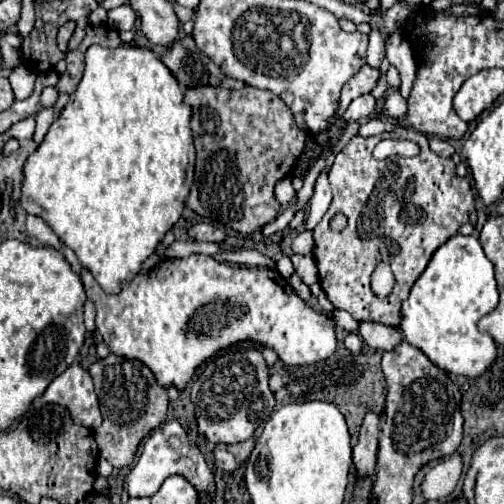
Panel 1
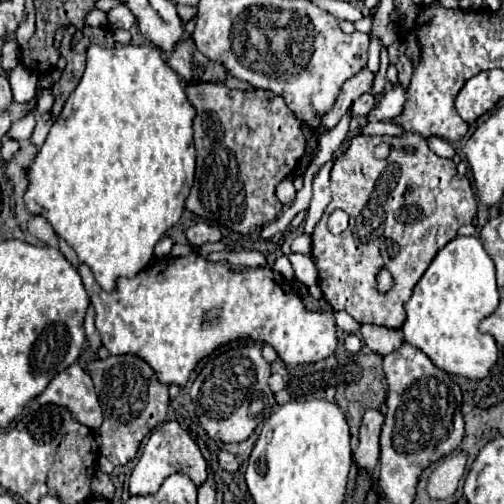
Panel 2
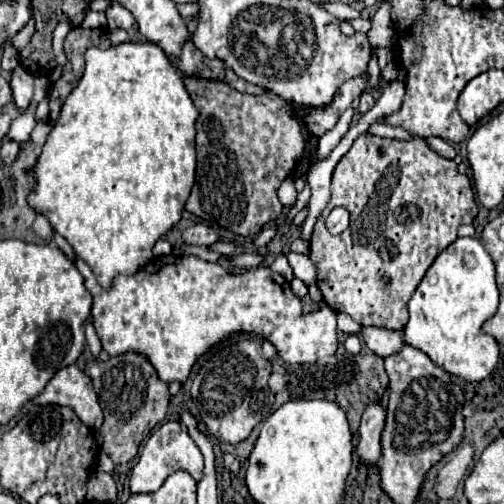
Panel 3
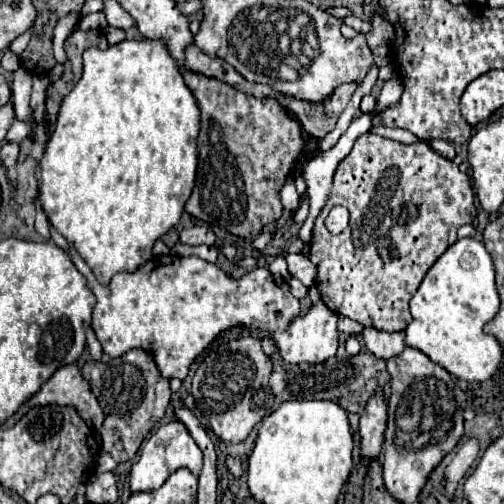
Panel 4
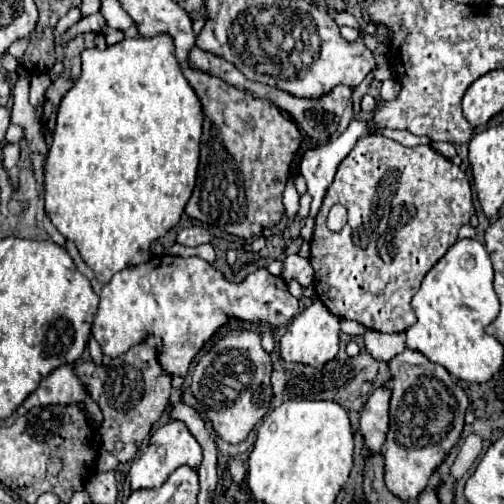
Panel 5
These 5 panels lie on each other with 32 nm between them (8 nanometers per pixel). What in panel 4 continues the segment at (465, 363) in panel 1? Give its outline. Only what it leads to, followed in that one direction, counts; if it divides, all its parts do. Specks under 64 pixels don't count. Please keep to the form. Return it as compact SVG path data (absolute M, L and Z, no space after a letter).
M460 238L436 260L412 296L410 312L414 320L404 330L406 346L424 352L434 364L440 364L456 378L484 382L502 362L502 346L482 330L498 314L498 304L490 254L482 242Z

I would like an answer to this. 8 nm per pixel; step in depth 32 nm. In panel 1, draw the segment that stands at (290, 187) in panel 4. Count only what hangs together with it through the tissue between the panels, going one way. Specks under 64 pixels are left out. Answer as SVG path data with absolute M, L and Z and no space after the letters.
M290 178L280 180L280 182L276 184L274 194L276 194L276 198L278 198L280 204L288 204L288 202L292 202L294 196L296 196L296 190L292 188L292 180L290 180Z

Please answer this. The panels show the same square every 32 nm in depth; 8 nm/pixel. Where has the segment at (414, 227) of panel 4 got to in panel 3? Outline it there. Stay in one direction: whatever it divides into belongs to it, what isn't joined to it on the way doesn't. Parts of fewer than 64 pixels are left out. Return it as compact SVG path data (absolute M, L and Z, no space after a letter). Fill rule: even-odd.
M374 134L358 136L332 174L332 198L318 218L310 240L310 260L318 268L316 284L324 302L334 312L344 312L362 326L402 330L410 318L408 300L412 292L416 292L436 256L456 240L458 226L472 224L476 212L478 208L468 176L458 172L454 160L432 152L424 138L414 136L410 142L400 142ZM336 206L344 206L350 212L350 226L342 234L332 236L324 220Z

